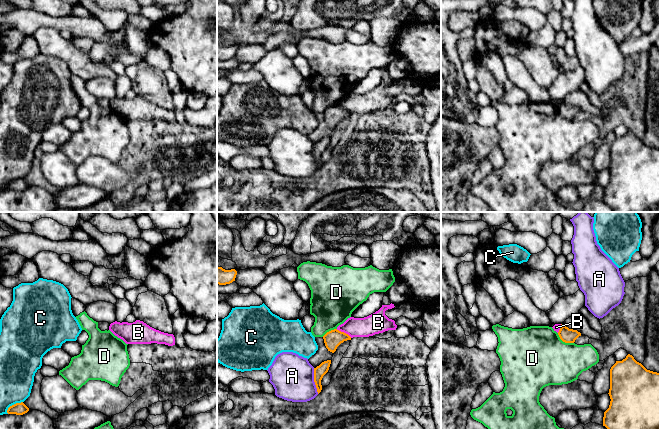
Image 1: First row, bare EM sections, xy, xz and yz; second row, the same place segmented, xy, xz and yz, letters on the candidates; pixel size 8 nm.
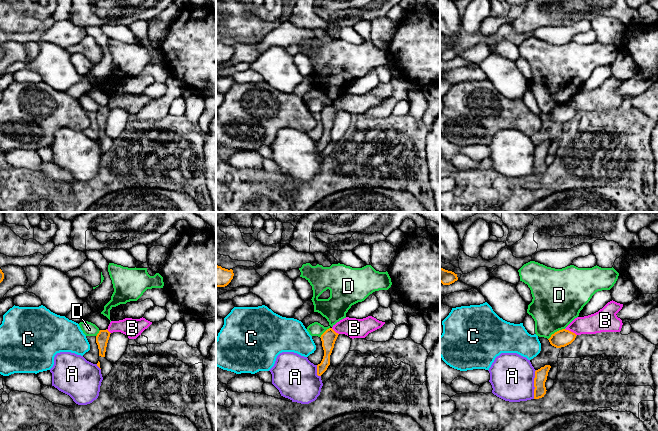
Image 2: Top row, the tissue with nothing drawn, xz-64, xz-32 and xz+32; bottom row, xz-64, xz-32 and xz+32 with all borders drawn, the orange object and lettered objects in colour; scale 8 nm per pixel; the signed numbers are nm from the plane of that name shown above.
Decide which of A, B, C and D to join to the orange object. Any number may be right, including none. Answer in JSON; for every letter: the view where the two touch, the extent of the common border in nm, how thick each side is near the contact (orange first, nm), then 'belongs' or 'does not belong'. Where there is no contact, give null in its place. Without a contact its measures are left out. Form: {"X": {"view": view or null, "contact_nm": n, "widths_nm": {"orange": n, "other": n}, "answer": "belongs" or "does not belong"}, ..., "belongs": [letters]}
{"A": {"view": "xz", "contact_nm": 220, "widths_nm": {"orange": 90, "other": 360}, "answer": "does not belong"}, "B": {"view": "xz", "contact_nm": 140, "widths_nm": {"orange": 140, "other": 160}, "answer": "does not belong"}, "C": {"view": "xy", "contact_nm": 160, "widths_nm": {"orange": 100, "other": 280}, "answer": "does not belong"}, "D": {"view": "yz", "contact_nm": 160, "widths_nm": {"orange": 120, "other": 460}, "answer": "does not belong"}, "belongs": []}

